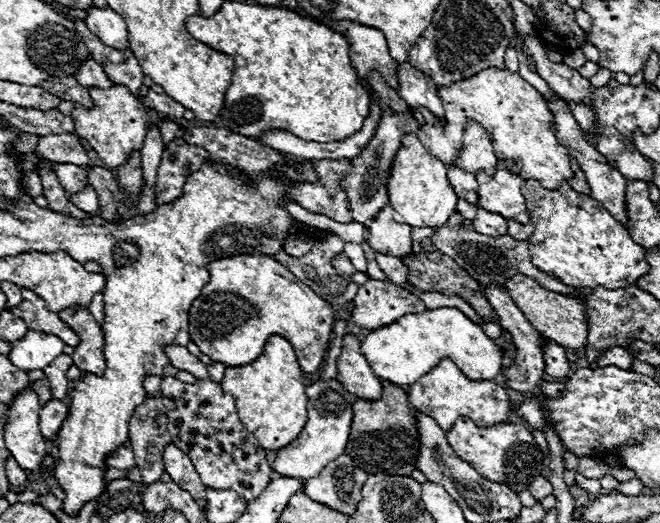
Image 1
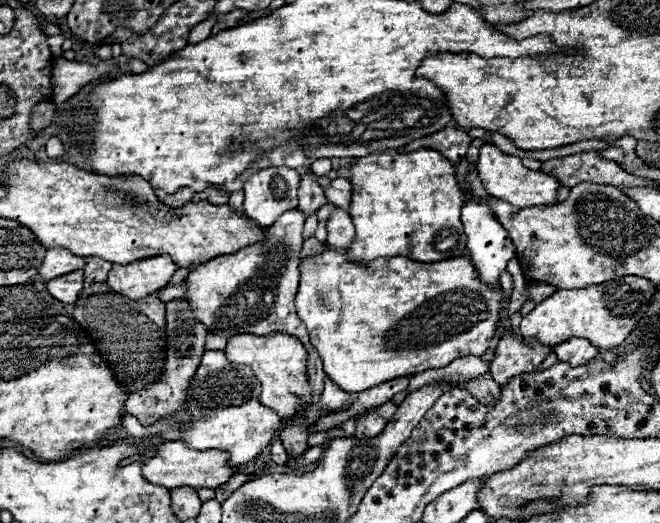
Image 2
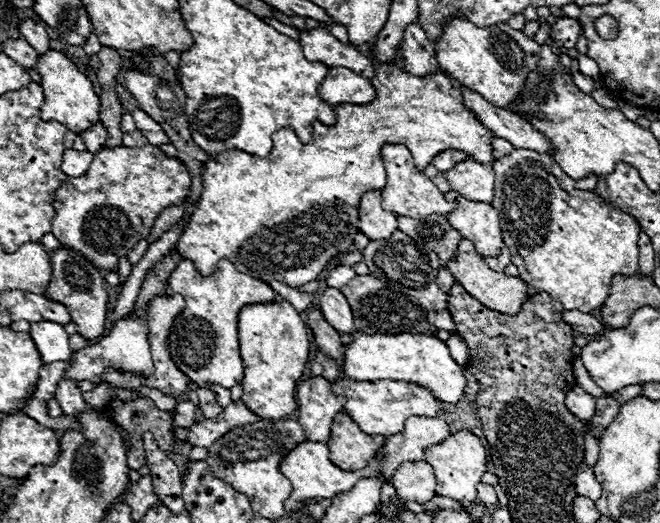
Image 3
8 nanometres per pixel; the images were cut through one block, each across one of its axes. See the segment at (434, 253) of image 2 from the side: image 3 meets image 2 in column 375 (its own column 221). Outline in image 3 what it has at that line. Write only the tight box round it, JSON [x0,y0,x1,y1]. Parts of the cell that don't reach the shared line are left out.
[176,64,494,286]

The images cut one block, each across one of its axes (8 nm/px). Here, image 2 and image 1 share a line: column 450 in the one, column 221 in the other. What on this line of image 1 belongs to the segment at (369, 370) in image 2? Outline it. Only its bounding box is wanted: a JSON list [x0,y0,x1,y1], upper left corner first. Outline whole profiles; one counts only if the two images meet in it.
[190,256,334,374]

